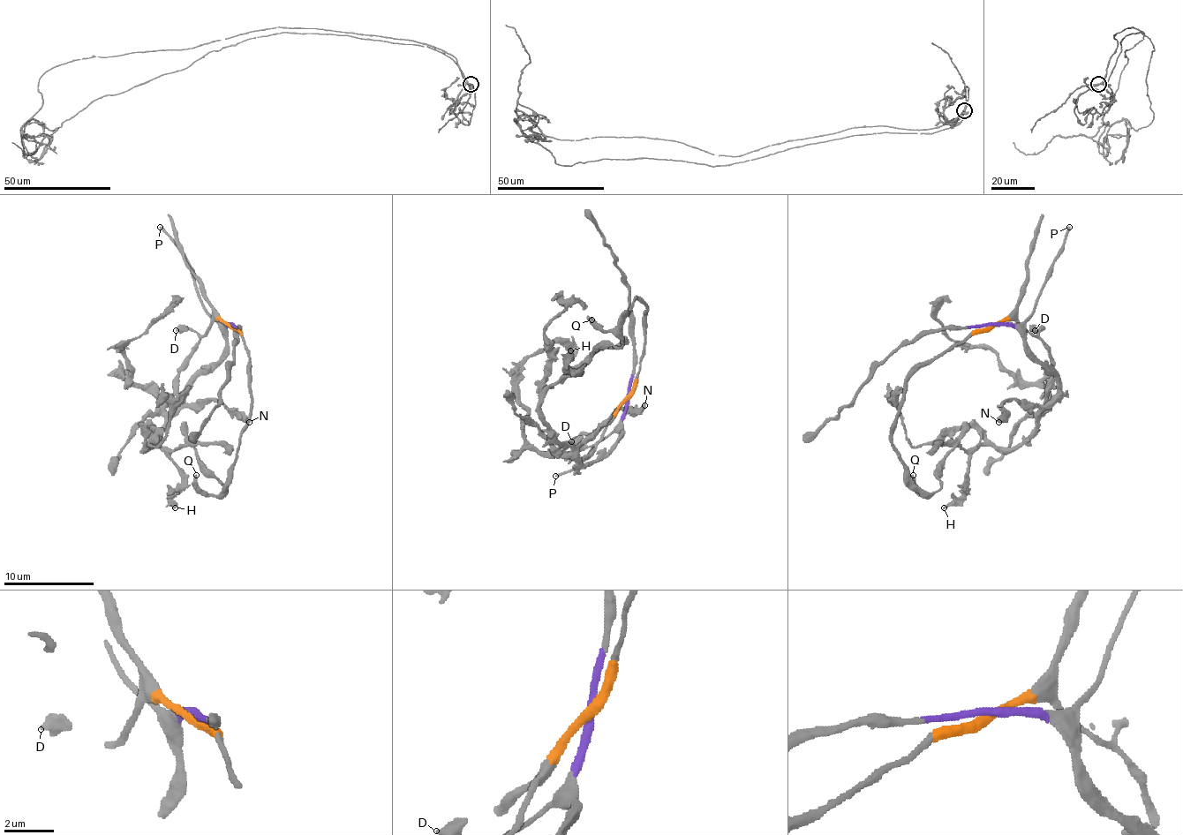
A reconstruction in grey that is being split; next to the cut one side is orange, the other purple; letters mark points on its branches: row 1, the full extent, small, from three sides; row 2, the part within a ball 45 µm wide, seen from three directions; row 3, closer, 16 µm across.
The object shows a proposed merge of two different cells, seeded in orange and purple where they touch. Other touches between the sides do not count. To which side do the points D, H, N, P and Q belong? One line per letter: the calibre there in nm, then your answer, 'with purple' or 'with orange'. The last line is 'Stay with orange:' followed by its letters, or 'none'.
D: 400 nm | with orange
H: 280 nm | with purple
N: 400 nm | with purple
P: 220 nm | with purple
Q: 280 nm | with orange
Stay with orange: D, Q

